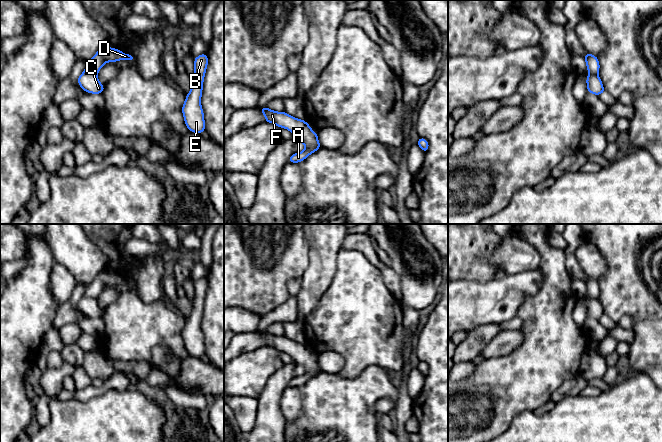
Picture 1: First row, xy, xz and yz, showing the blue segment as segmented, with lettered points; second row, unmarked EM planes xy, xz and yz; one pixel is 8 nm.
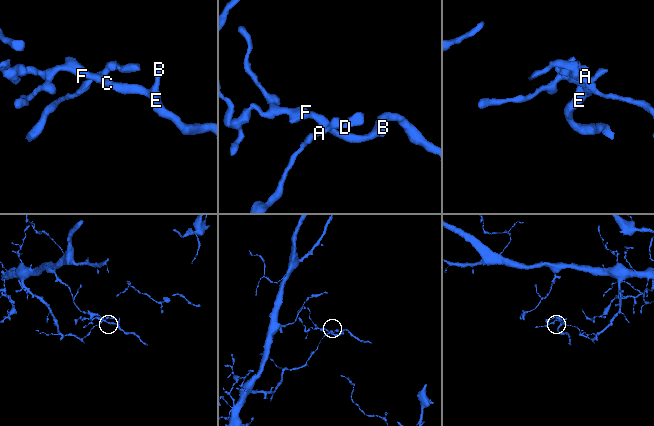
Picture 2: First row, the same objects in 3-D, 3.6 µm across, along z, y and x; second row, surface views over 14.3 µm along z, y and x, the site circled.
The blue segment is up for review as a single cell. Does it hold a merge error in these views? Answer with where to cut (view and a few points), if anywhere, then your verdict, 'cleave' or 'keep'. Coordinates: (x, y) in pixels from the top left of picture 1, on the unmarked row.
cut xy (84, 294), (96, 299); cleave

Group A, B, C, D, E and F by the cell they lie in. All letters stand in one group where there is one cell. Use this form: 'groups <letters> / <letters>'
groups A D / B C E F

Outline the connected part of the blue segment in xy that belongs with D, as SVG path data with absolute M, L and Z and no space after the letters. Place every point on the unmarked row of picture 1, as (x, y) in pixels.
M102 270L97 277L87 286L85 296L96 298L106 286L116 286L119 284L132 284L129 278L123 278L120 273Z

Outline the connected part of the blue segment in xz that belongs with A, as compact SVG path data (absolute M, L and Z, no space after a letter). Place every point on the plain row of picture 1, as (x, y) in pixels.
M305 373L303 376L293 377L289 381L288 386L289 387L299 387L299 386L303 385L304 383L306 383L313 376L315 376L315 375L314 374Z

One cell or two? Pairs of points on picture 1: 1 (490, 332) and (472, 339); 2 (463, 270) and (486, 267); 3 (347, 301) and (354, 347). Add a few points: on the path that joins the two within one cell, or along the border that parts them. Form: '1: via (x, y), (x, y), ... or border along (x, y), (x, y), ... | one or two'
1: via (486, 333), (476, 339) | one
2: via (469, 267), (480, 267) | one
3: via (354, 312), (354, 336) | one

